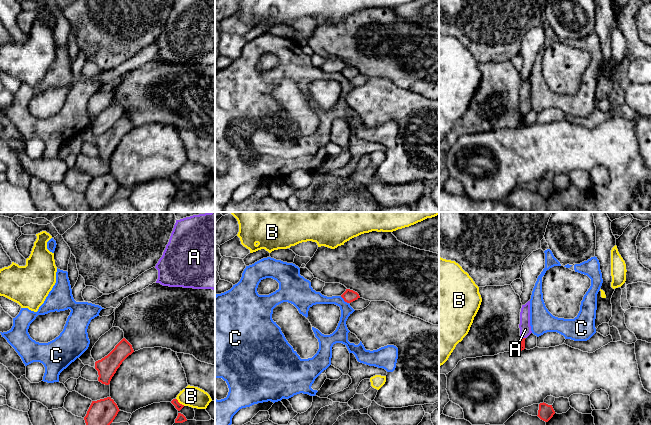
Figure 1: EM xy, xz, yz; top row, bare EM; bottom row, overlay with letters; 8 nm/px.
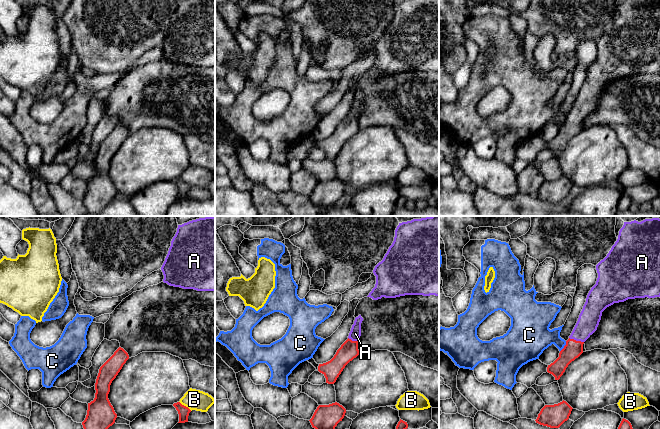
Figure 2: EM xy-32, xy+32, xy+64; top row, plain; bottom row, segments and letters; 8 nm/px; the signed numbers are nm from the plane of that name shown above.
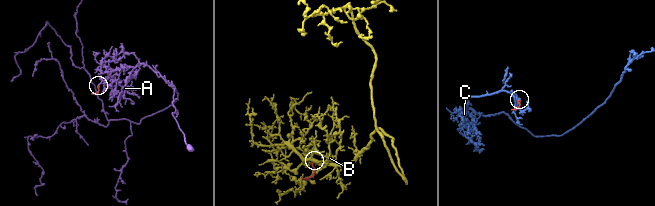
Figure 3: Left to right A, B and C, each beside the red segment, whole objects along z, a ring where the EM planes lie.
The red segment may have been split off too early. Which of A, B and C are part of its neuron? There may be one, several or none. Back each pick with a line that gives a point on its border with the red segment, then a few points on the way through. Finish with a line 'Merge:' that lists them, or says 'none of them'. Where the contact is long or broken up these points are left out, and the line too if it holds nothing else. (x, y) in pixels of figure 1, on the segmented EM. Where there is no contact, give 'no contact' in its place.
A: yz (522, 337) | across yz (522, 347), (522, 337), (525, 329)
Merge: A

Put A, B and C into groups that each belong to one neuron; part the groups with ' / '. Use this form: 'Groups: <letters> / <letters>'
Groups: A / B / C

